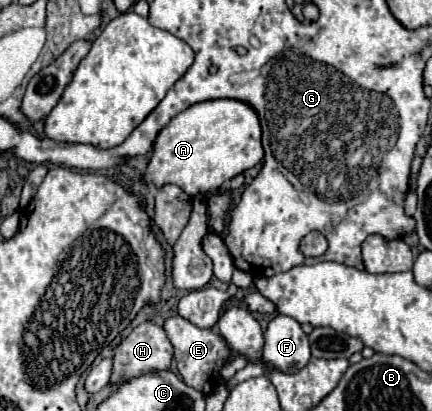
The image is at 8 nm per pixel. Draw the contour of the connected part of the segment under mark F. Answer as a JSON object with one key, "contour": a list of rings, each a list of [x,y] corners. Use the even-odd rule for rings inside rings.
{"contour":[[[278,314],[270,320],[264,332],[264,358],[262,364],[248,364],[238,370],[230,380],[224,382],[228,390],[232,390],[238,382],[244,382],[254,376],[264,376],[266,368],[278,368],[282,372],[298,372],[310,362],[310,344],[308,336],[300,328],[300,324],[284,314]]]}

